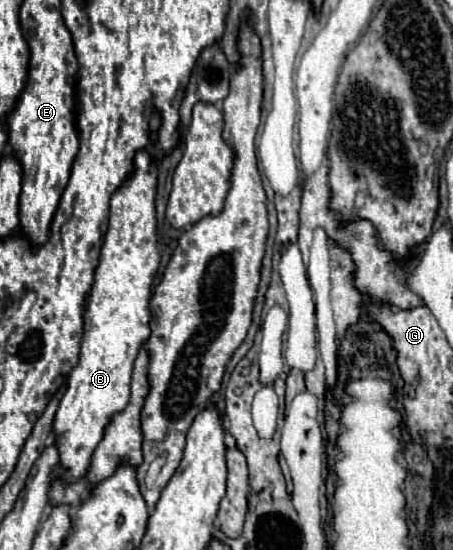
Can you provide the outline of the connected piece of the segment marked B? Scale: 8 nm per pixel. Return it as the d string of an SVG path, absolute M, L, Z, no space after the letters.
M145 149L137 151L133 171L125 183L111 195L109 229L101 247L101 261L95 271L95 283L85 311L85 335L81 343L79 363L69 373L67 393L55 415L55 433L63 433L59 455L63 457L63 479L77 481L85 475L91 455L103 437L107 421L113 413L125 409L129 401L129 383L133 361L151 335L151 287L159 269L157 249L157 167L159 163Z

